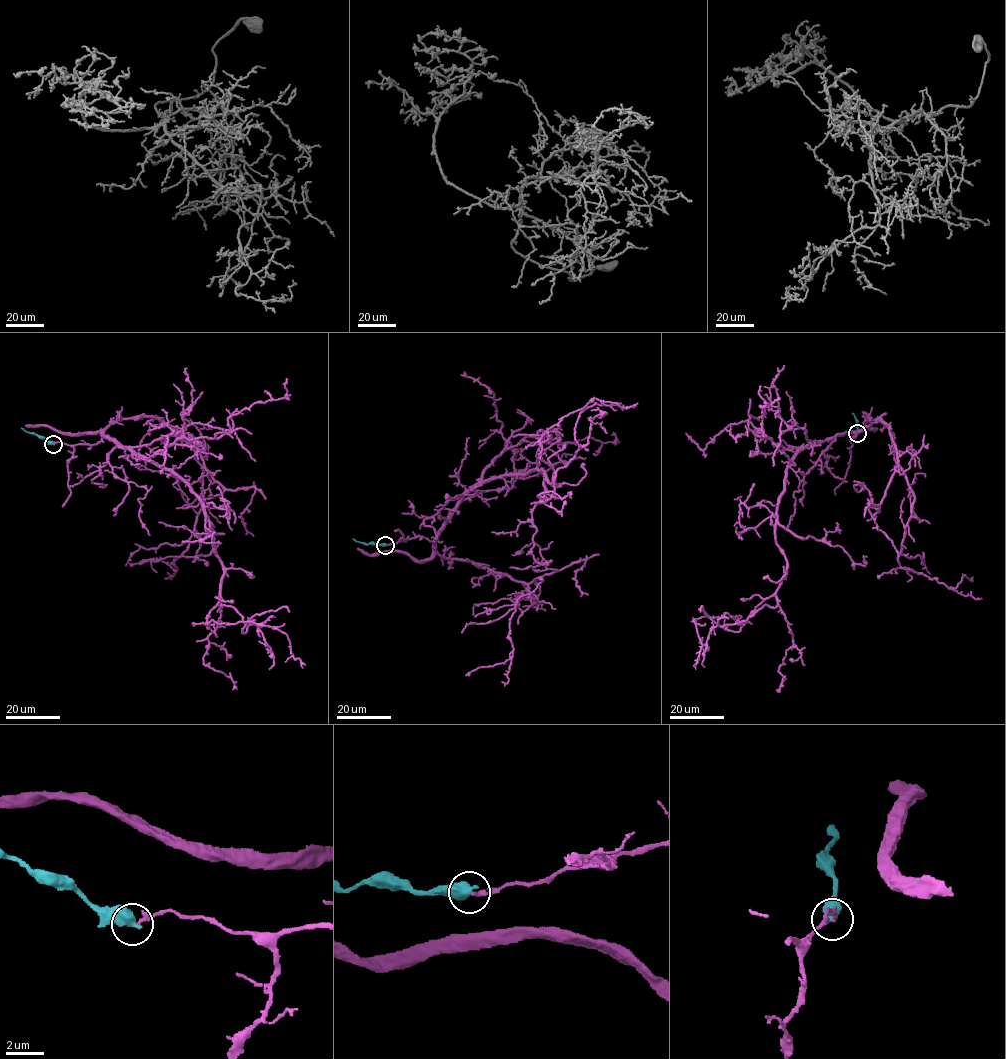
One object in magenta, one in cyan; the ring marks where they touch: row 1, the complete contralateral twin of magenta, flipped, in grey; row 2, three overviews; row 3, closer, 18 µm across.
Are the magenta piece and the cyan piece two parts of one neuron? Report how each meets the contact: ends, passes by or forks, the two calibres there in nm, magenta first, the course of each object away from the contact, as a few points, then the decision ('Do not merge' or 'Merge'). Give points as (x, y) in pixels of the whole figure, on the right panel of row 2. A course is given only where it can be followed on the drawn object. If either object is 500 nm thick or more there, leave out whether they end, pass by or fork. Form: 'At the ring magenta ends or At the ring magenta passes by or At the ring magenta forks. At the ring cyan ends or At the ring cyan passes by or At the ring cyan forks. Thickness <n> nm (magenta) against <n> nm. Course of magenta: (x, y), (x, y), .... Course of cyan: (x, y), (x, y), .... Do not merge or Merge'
Thickness 200 nm (magenta) against 600 nm. Course of magenta: (857, 433), (809, 442), (790, 464), (775, 522), (784, 577), (746, 622), (726, 613), (694, 619), (695, 668). Course of cyan: (857, 433), (857, 421), (852, 413). Do not merge

